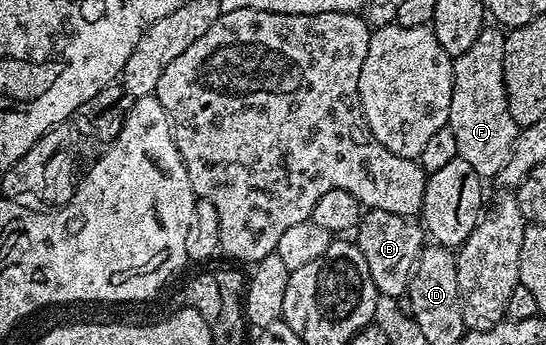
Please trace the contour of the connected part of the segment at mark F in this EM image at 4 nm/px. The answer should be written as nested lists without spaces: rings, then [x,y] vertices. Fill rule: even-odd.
[[[497,27],[482,29],[479,39],[453,63],[453,90],[447,128],[455,131],[457,155],[462,157],[483,179],[493,179],[511,155],[519,127],[511,119],[503,79],[505,33]]]

